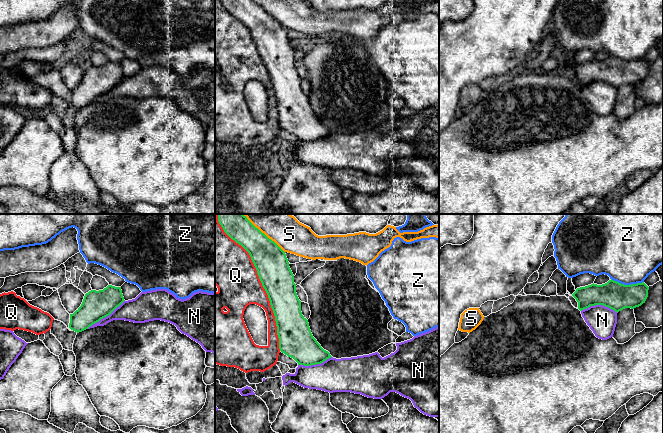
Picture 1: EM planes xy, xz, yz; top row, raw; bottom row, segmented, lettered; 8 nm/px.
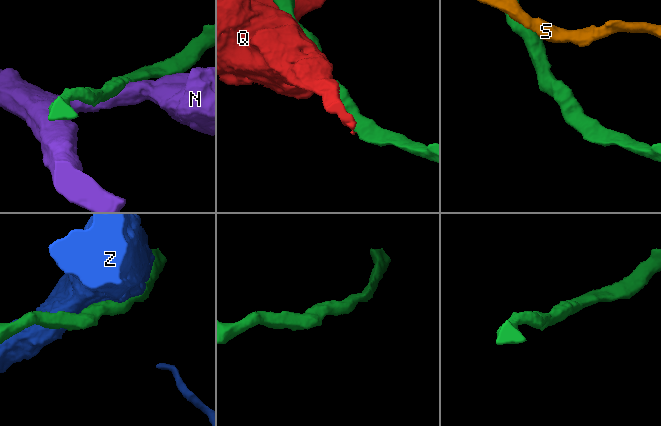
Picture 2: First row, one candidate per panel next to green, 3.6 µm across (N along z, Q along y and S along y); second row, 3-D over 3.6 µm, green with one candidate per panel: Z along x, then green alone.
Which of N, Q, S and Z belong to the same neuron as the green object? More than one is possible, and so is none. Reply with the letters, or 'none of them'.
none of them

